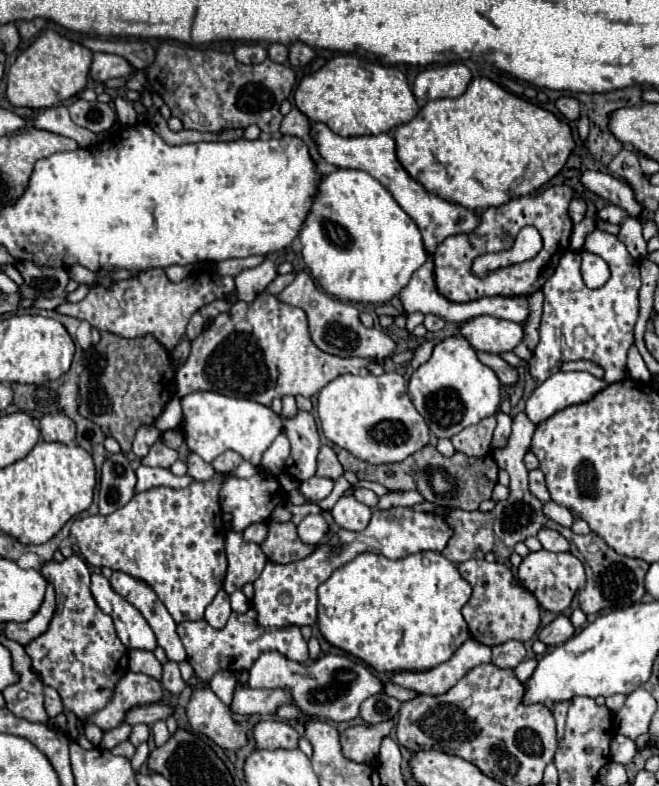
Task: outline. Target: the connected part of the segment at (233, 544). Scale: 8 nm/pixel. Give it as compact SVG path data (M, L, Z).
M228 531L226 533L226 555L228 555L228 571L224 579L224 591L234 593L242 589L246 583L254 583L266 565L266 555L260 545L244 541L242 533Z

